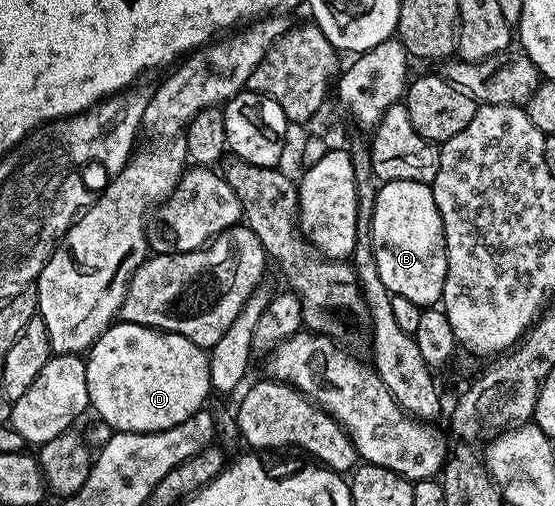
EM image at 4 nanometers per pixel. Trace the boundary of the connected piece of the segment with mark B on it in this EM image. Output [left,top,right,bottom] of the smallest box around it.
[372,180,448,308]

